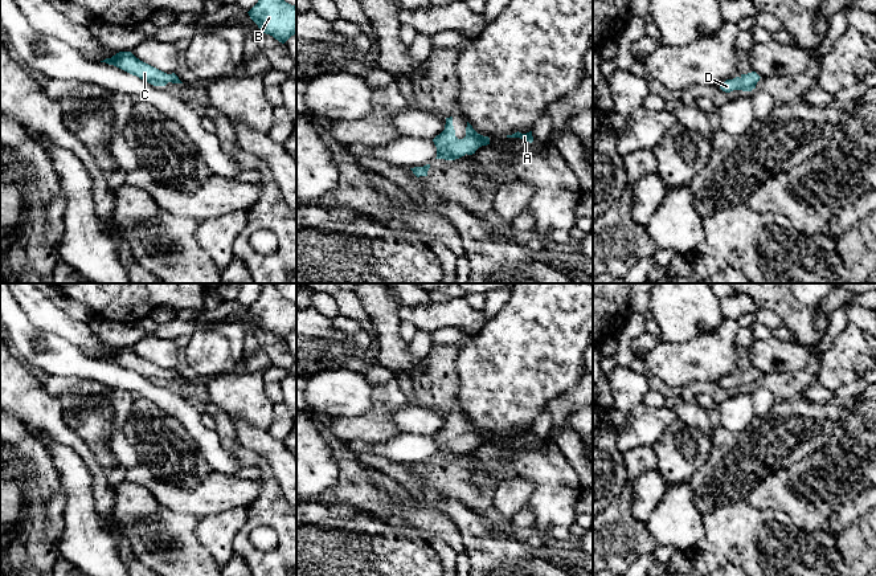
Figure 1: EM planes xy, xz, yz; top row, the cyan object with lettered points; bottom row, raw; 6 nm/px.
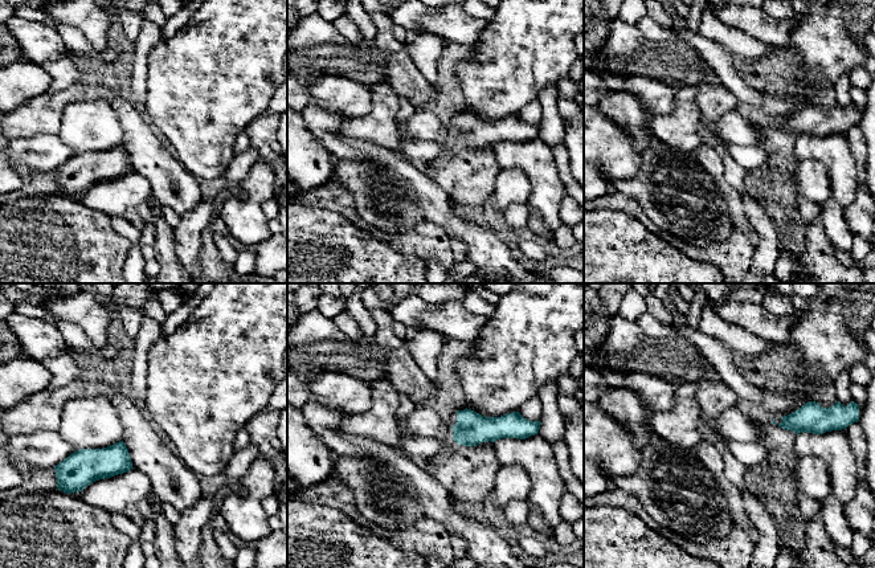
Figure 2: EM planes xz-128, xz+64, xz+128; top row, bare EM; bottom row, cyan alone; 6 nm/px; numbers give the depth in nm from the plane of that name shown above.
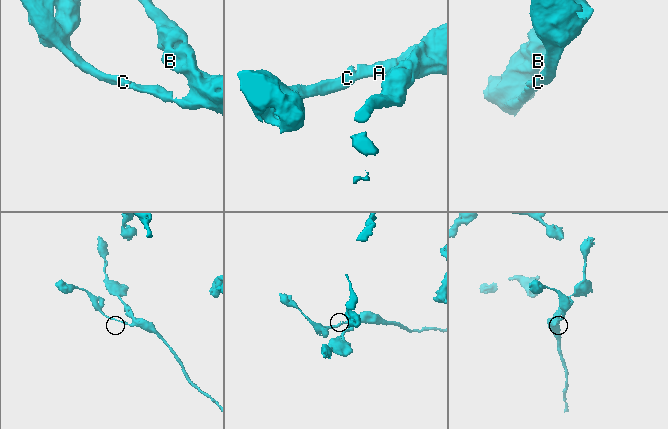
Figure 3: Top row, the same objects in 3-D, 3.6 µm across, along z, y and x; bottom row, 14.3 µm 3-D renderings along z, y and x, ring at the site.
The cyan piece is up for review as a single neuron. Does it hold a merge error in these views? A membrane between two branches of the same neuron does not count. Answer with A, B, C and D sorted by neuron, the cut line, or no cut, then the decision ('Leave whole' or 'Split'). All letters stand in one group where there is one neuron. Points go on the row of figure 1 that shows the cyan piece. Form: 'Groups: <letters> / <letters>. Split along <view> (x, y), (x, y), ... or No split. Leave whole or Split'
Groups: A B C D. No split. Leave whole

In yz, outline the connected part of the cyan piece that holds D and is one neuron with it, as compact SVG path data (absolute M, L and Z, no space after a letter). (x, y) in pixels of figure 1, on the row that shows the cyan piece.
M756 72L741 74L733 79L726 79L723 85L720 85L720 89L725 93L730 93L733 90L752 91L756 89L760 78L761 77Z

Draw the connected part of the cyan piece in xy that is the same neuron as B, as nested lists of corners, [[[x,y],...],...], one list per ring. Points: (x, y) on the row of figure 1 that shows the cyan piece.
[[[258,0],[247,13],[261,32],[282,44],[296,34],[296,7],[285,0]]]

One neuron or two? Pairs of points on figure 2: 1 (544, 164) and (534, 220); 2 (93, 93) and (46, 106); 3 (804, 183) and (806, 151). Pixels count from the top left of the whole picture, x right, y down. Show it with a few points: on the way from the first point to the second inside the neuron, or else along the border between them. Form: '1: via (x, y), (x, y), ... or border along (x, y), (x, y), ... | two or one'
1: border along (530, 208), (540, 216), (543, 224), (552, 233) | two
2: via (81, 93), (66, 95), (58, 101) | one
3: border along (800, 162), (820, 160), (828, 172), (829, 182) | two

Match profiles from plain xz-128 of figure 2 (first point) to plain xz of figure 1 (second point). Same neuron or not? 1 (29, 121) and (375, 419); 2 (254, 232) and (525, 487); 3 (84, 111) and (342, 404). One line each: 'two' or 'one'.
1: one
2: two
3: two

